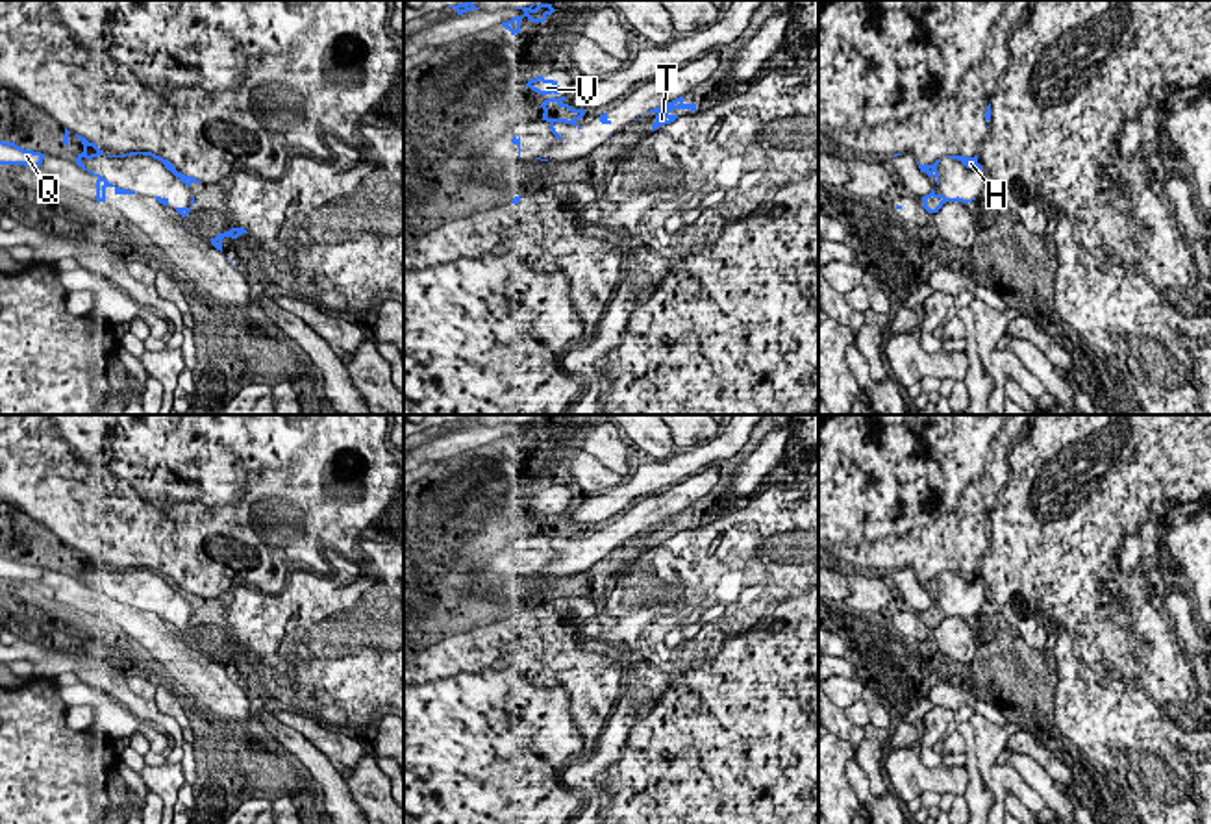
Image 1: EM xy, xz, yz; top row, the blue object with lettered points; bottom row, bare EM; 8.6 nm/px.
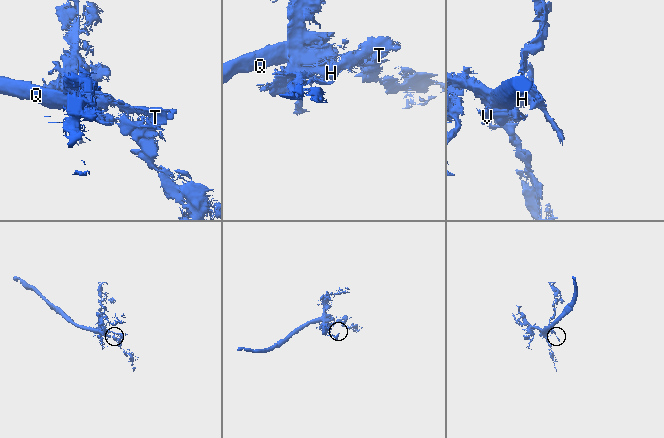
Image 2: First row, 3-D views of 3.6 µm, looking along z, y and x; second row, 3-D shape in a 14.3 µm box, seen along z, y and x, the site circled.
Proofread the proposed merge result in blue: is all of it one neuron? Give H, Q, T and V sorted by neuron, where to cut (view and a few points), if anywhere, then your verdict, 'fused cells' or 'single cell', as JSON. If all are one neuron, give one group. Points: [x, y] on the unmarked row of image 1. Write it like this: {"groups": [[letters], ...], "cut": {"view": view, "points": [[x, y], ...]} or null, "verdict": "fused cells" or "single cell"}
{"groups": [["H", "Q", "T", "V"]], "cut": null, "verdict": "single cell"}

